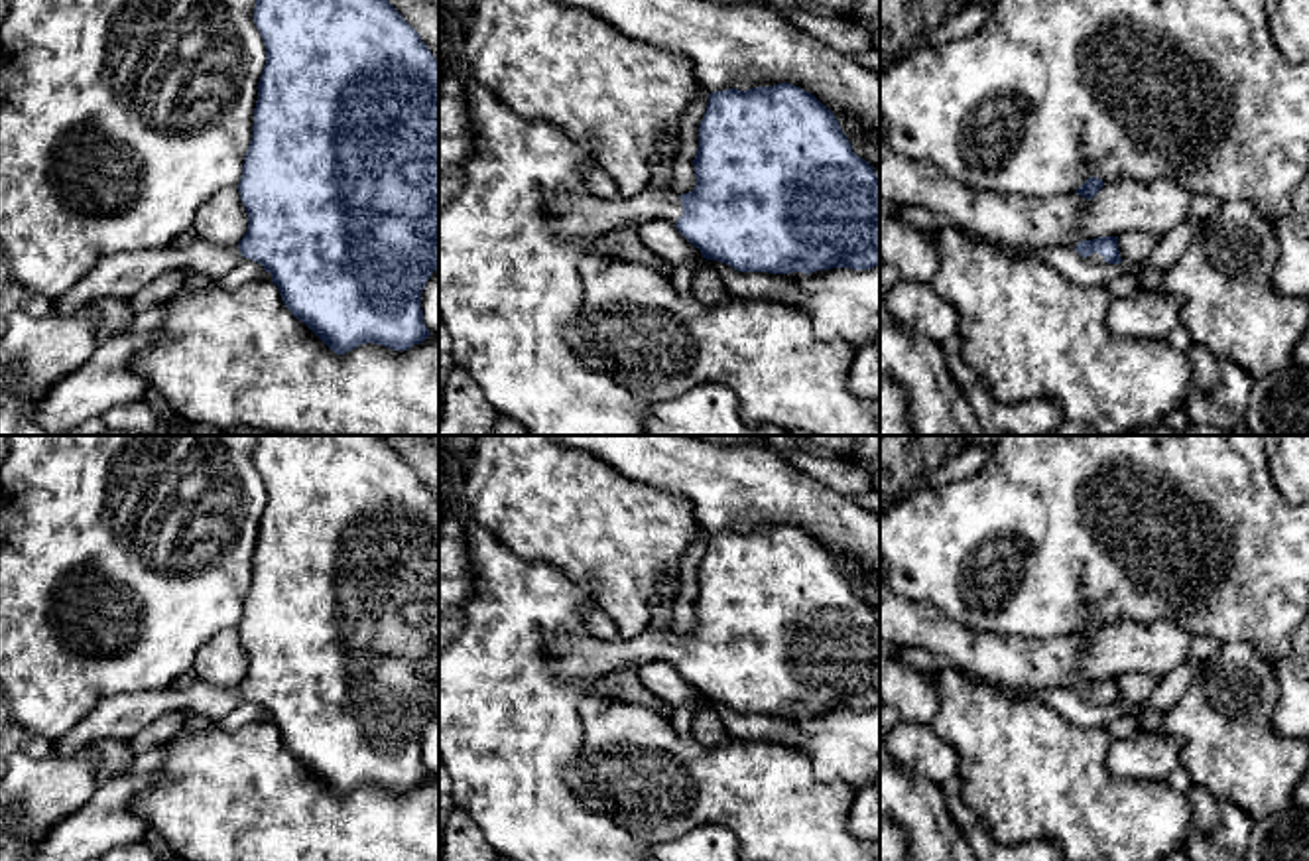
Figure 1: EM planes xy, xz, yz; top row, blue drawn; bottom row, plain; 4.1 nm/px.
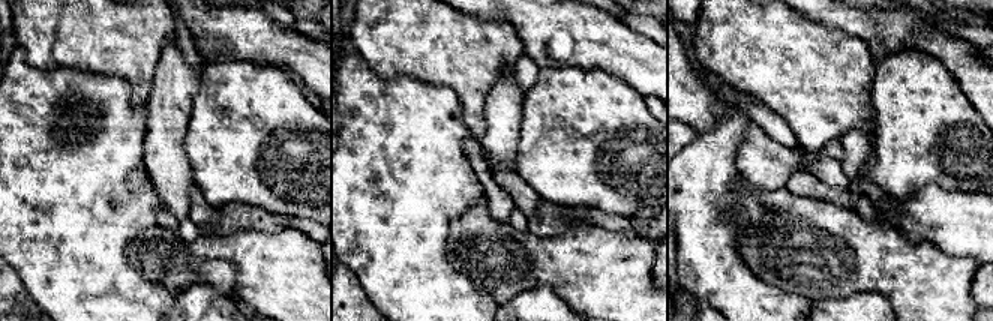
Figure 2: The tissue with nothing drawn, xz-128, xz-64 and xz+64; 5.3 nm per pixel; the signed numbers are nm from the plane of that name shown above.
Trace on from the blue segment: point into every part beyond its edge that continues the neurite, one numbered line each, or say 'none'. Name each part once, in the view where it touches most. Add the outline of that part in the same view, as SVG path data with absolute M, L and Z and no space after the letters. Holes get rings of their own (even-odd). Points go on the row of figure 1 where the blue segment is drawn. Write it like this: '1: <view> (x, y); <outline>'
1: xz (577, 219); M648 187L630 199L622 197L616 201L594 195L559 195L549 213L555 217L551 231L557 238L583 242L652 219L677 223L683 215L683 205L677 193Z

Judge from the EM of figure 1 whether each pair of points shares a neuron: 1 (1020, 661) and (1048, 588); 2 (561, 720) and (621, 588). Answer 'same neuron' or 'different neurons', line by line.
1: different neurons
2: different neurons

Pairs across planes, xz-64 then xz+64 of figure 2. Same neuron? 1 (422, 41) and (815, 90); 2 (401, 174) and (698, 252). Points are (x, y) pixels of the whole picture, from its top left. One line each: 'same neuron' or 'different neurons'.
1: same neuron
2: same neuron

